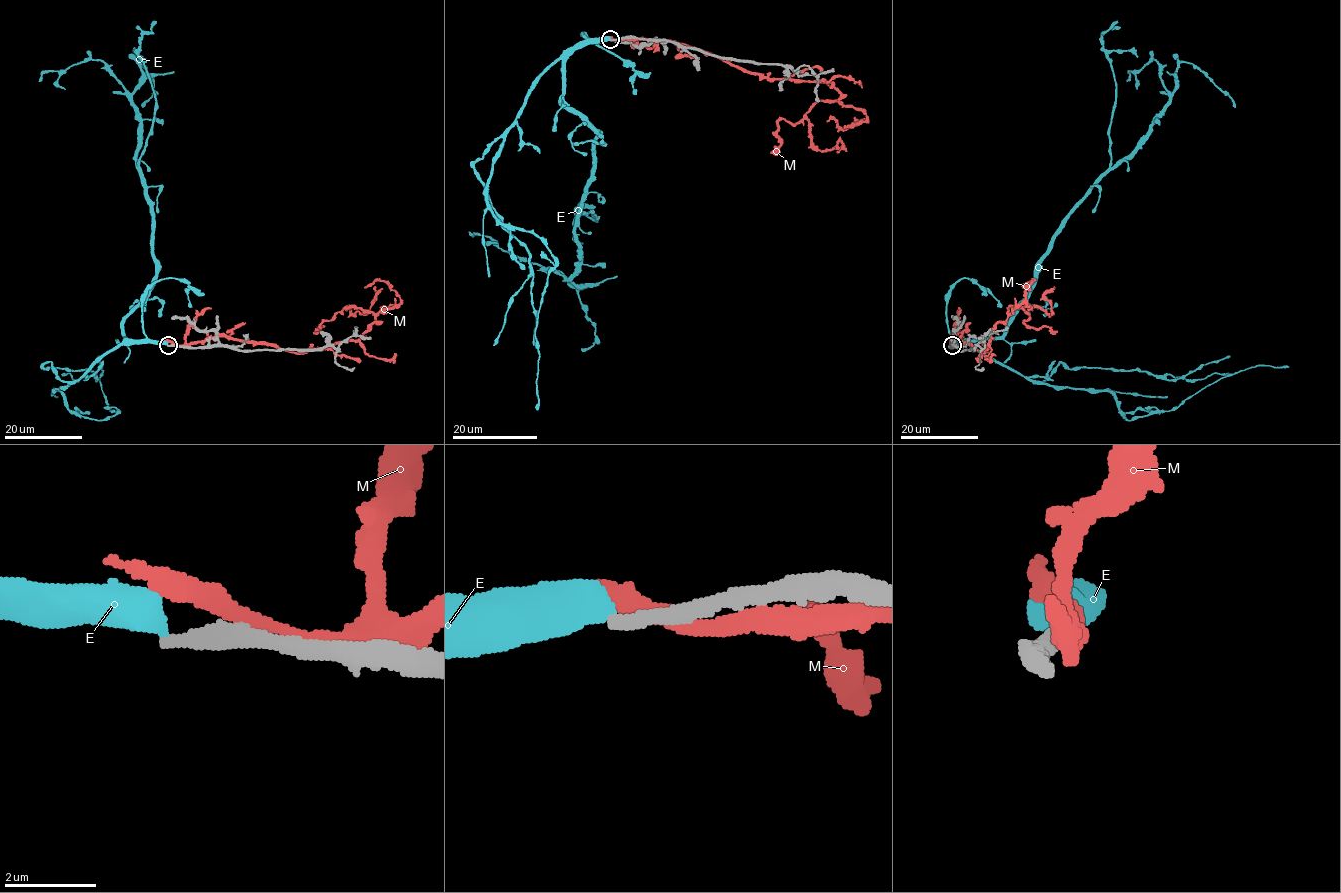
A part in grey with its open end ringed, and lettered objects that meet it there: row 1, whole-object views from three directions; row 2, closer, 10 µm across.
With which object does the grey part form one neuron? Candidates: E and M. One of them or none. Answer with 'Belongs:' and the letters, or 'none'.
Belongs: none

